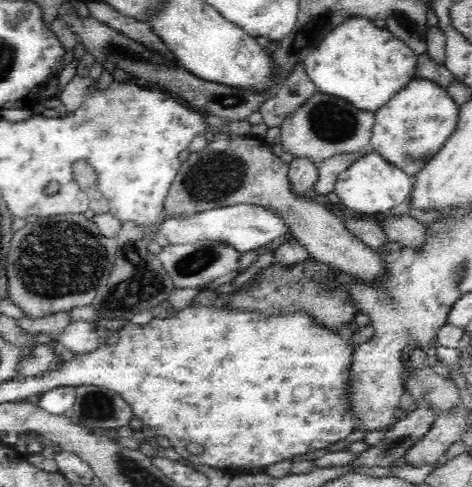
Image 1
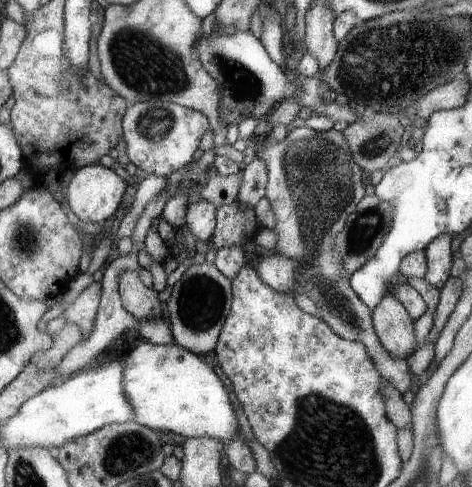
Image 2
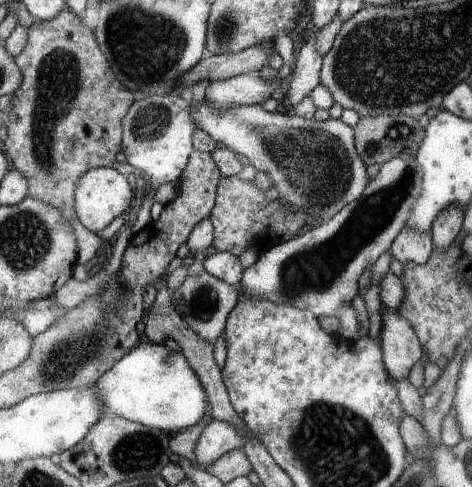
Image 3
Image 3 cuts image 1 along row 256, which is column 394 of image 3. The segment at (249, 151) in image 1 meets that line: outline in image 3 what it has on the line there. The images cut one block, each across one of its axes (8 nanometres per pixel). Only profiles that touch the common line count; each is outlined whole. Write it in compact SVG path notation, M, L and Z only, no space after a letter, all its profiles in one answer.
M383 308L379 342L383 350L383 364L393 382L407 378L413 362L421 360L421 346L411 324L397 312Z

